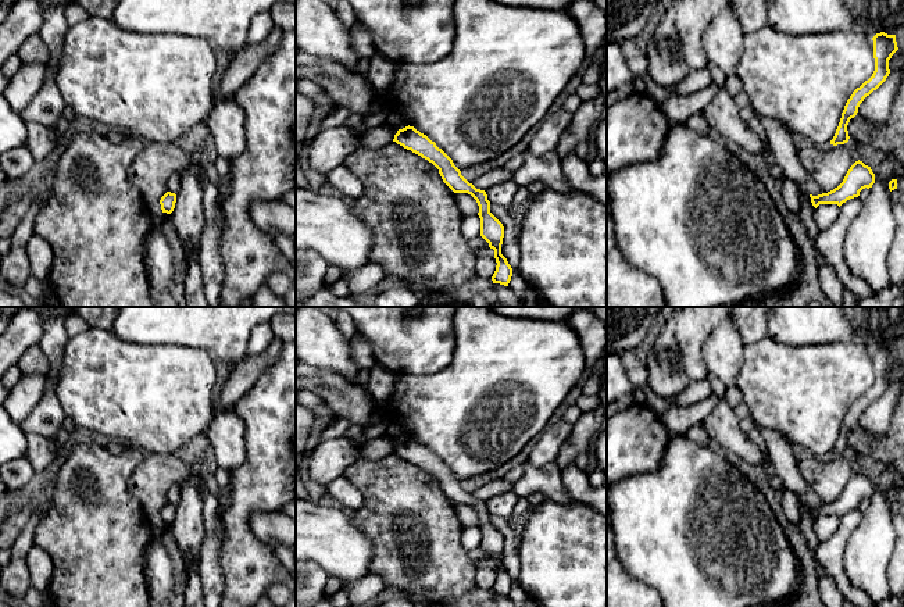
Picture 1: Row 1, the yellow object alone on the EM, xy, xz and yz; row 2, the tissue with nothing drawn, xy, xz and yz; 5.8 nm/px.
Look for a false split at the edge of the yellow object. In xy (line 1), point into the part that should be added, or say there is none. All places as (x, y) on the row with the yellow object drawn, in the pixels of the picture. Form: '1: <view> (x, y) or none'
1: none

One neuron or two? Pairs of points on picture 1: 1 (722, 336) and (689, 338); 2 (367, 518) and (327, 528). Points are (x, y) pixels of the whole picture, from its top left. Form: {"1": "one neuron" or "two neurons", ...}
{"1": "two neurons", "2": "two neurons"}

